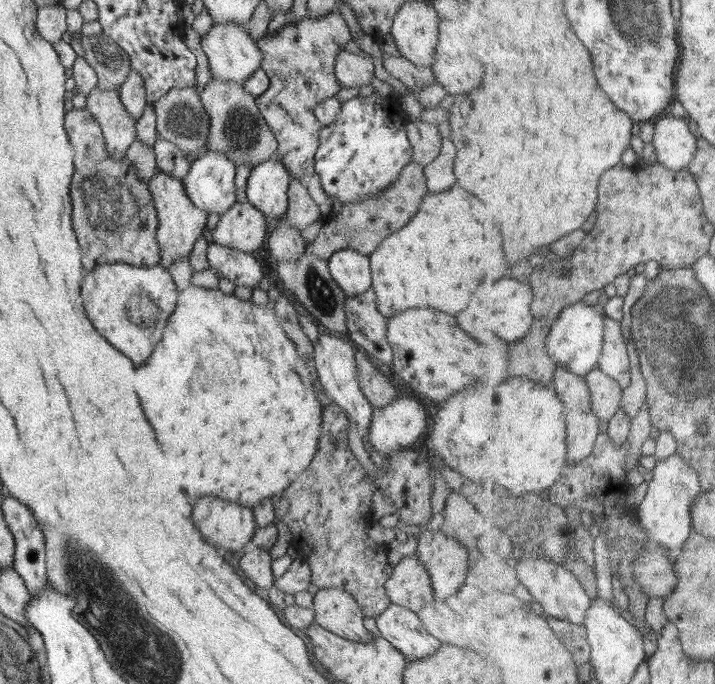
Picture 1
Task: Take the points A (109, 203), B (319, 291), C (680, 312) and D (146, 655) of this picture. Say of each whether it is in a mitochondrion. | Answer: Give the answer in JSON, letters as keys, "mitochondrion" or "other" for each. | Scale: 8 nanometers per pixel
{"A":"mitochondrion","B":"mitochondrion","C":"mitochondrion","D":"mitochondrion"}

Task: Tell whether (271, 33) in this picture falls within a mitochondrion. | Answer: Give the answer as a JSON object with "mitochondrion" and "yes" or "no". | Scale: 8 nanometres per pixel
{"mitochondrion":"no"}

